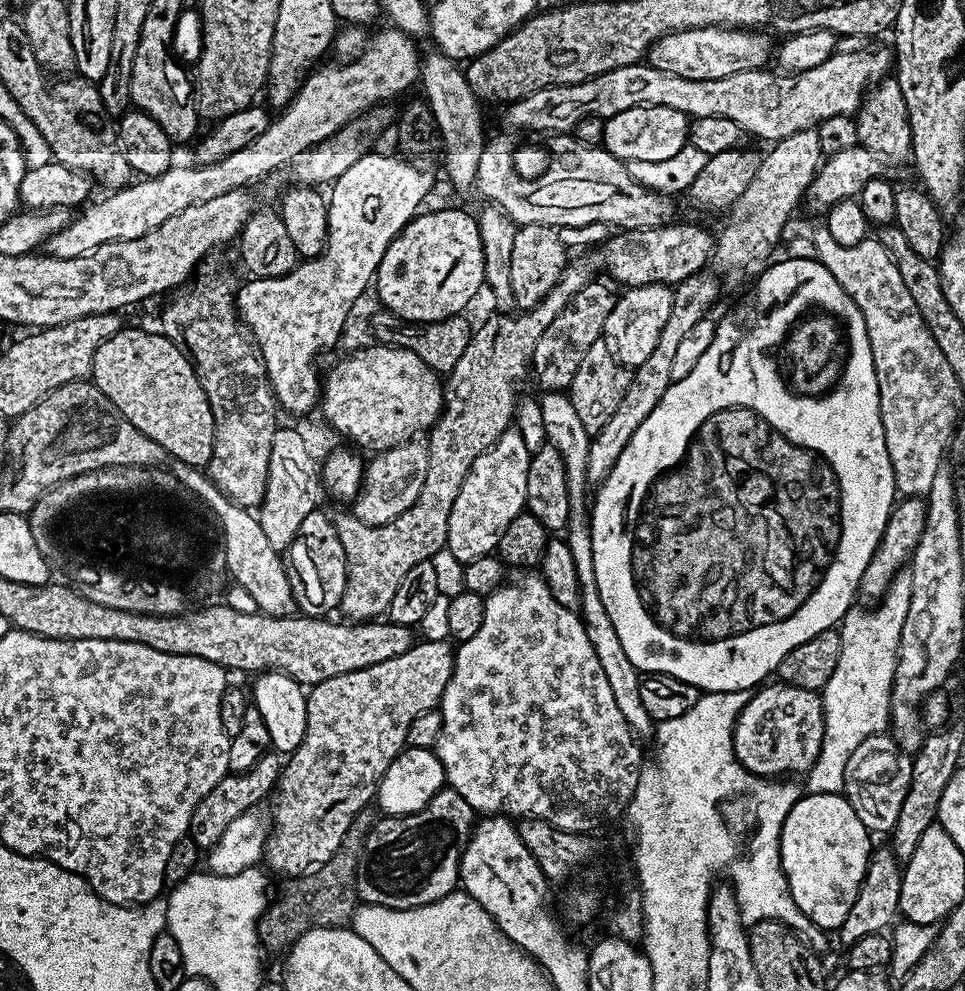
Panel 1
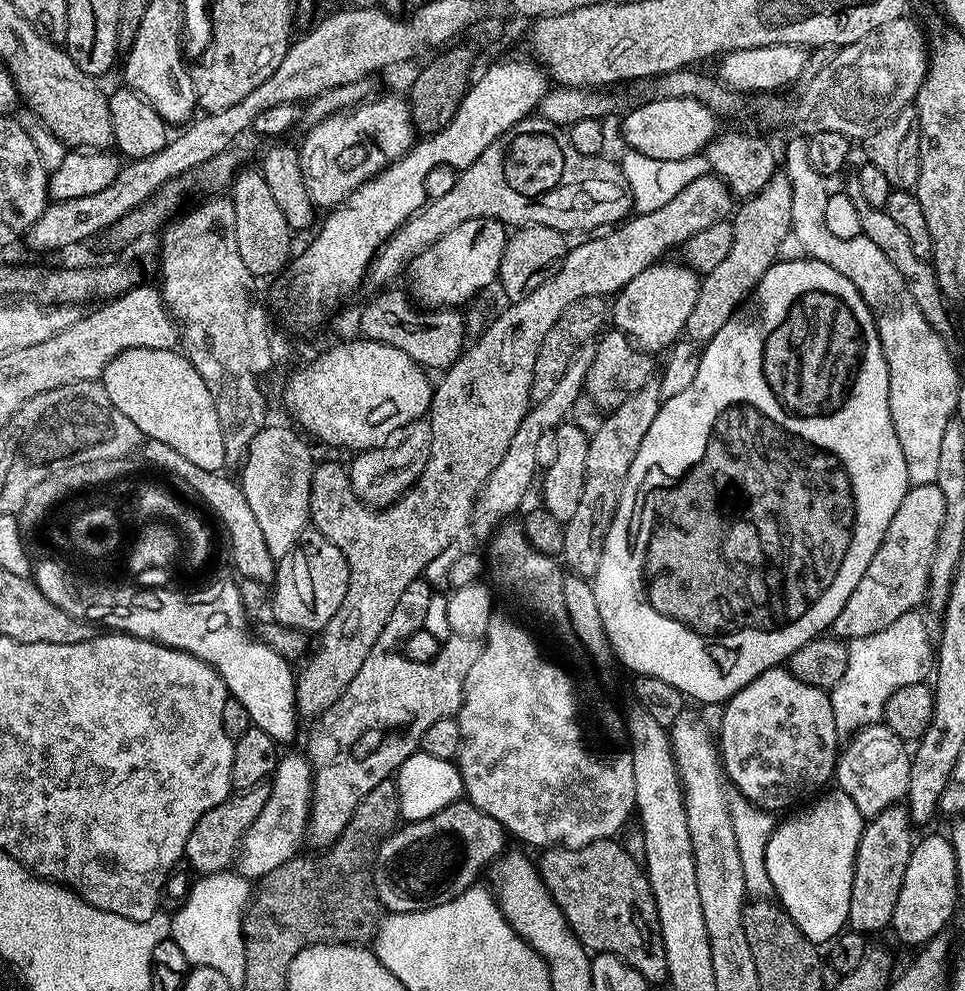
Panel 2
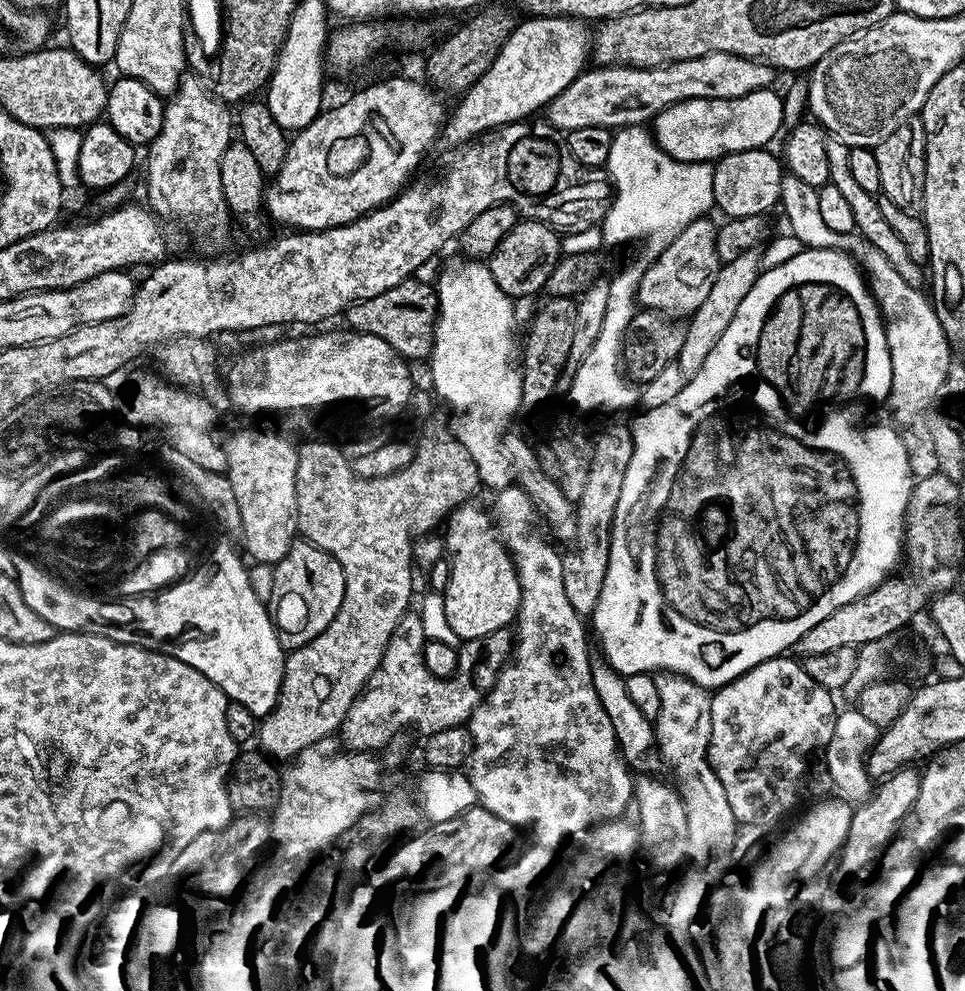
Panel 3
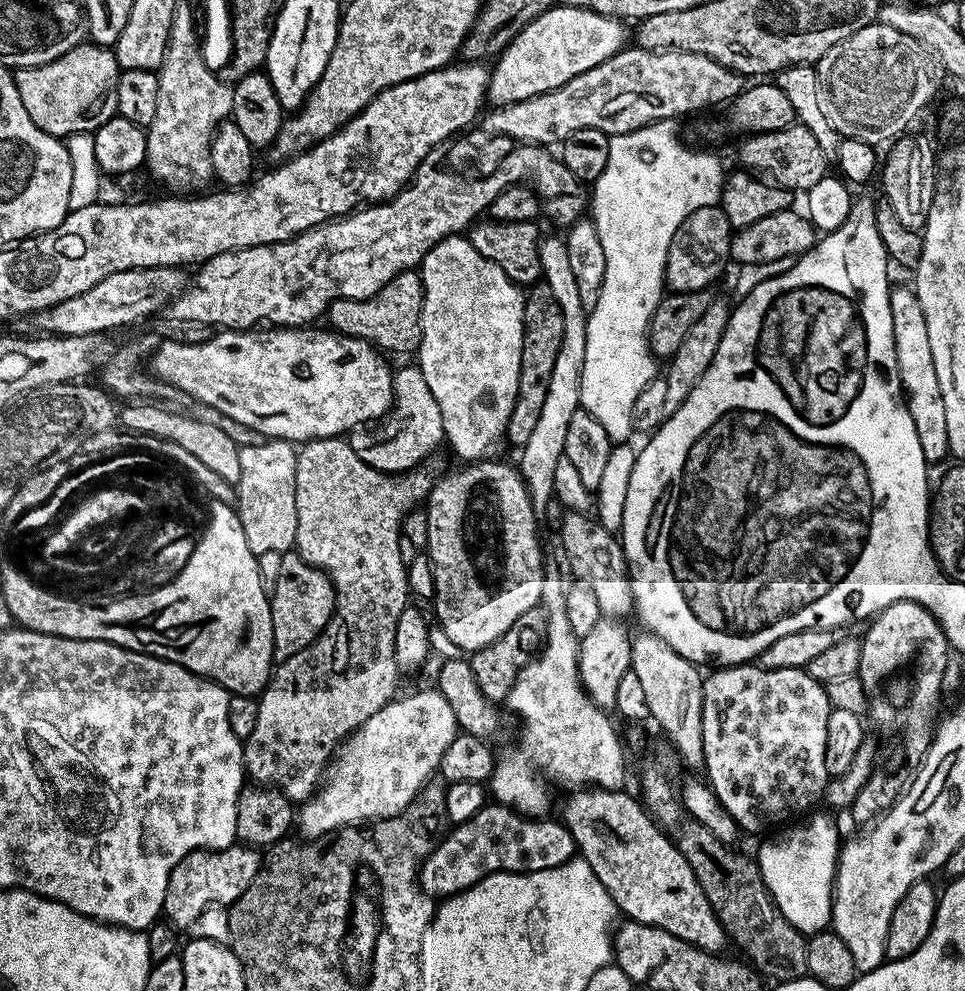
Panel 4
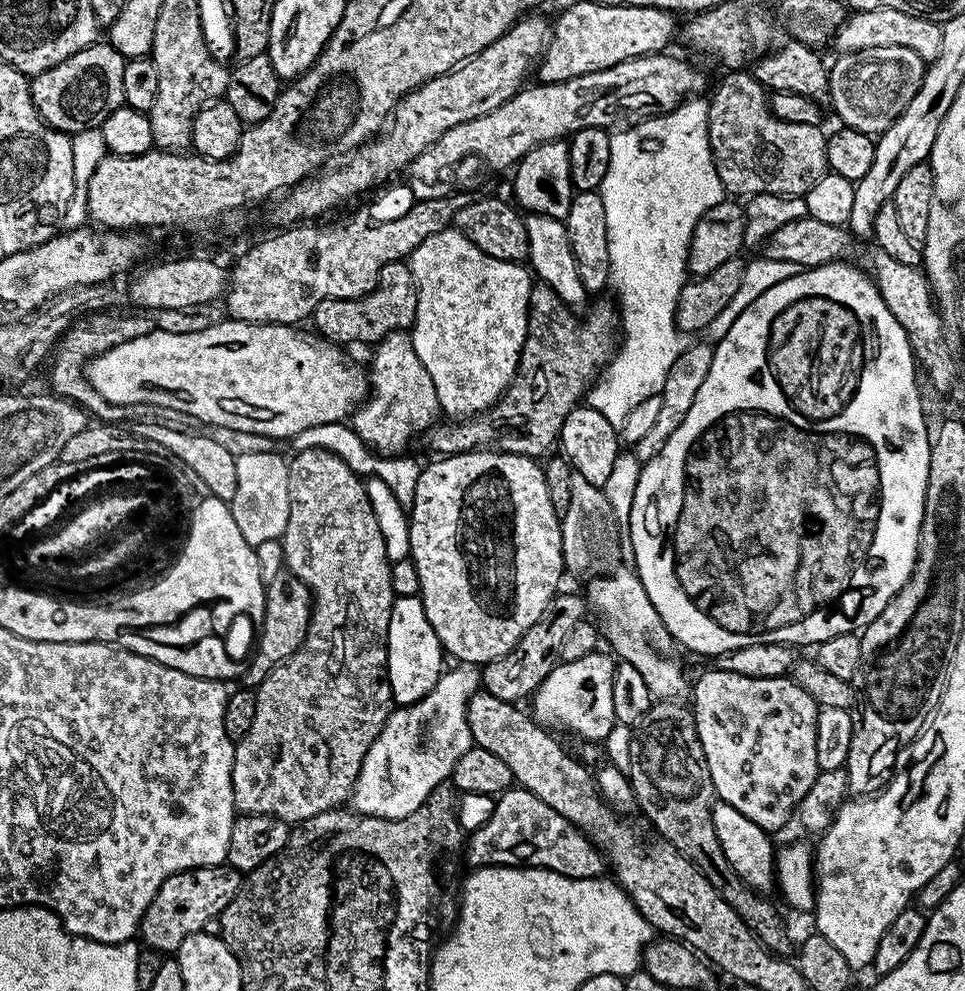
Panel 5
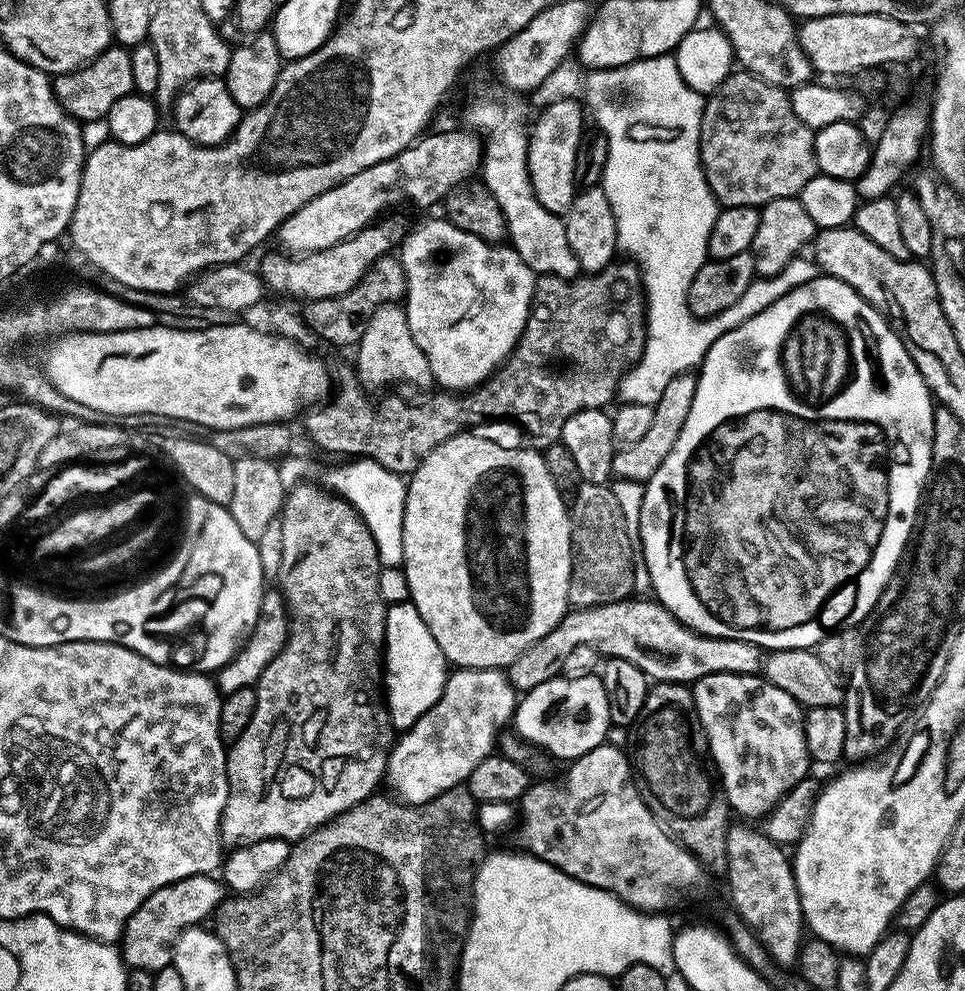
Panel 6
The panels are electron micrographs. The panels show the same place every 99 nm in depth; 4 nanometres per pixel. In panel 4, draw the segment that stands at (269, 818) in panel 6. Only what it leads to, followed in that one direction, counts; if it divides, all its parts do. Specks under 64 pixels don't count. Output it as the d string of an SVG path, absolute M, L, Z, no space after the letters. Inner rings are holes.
M344 438L310 440L297 451L294 502L298 510L298 530L296 531L294 548L307 564L313 564L314 567L321 568L330 578L330 582L336 591L336 605L332 611L330 622L320 631L320 637L310 646L298 650L298 654L279 661L275 665L272 675L268 678L268 685L265 686L263 692L258 697L260 701L260 705L258 706L258 722L254 725L254 731L250 733L250 738L243 741L244 770L251 779L252 776L256 779L253 781L257 785L274 788L293 802L307 800L309 796L315 793L318 785L321 783L326 771L326 765L333 759L336 749L340 747L340 741L347 740L357 728L364 725L366 718L378 714L378 710L382 710L382 706L389 704L397 695L396 627L398 626L398 618L402 618L404 609L409 607L410 604L406 556L400 553L400 544L402 545L401 524L408 512L415 509L421 502L427 501L436 481L447 471L448 466L446 466L445 460L440 455L441 453L438 452L433 453L428 458L422 460L415 468L405 471L403 474L389 474L387 471L374 469L366 462L360 461L358 454L351 448L349 441Z

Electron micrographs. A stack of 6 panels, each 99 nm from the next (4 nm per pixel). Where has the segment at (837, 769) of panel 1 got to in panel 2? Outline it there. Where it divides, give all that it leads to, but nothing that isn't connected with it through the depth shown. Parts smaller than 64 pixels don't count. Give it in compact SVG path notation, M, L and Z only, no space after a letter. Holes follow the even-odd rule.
M919 611L904 612L878 634L847 641L848 665L838 686L830 690L837 733L855 734L861 728L870 728L884 718L886 698L902 686L927 681L934 672L934 640L928 637L928 628Z

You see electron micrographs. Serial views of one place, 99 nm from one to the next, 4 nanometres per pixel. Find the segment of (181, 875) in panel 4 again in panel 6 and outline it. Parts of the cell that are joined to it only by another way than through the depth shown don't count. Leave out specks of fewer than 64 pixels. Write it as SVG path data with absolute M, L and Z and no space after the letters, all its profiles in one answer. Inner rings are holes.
M215 875L207 876L191 876L190 878L182 878L173 884L162 886L158 890L154 890L154 894L150 894L150 898L146 898L146 902L142 902L142 906L138 906L138 910L134 910L134 914L130 914L130 918L124 927L124 935L122 937L122 955L124 963L129 969L137 968L138 970L146 970L153 974L169 967L174 954L174 946L176 940L188 928L194 928L205 923L204 919L211 917L216 909L224 903L226 899L226 888L223 883Z

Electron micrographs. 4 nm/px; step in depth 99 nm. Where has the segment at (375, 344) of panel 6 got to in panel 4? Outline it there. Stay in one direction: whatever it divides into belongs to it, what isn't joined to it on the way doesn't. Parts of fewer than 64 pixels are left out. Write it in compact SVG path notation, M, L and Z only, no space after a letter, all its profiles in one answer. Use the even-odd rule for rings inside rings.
M417 365L404 366L393 373L392 393L390 413L379 421L360 424L359 427L353 428L348 434L348 441L354 452L358 454L359 460L366 462L372 468L387 472L405 472L415 468L422 460L435 453L437 445L443 443L442 414L438 402L434 399L434 394L430 393L426 378L423 377Z

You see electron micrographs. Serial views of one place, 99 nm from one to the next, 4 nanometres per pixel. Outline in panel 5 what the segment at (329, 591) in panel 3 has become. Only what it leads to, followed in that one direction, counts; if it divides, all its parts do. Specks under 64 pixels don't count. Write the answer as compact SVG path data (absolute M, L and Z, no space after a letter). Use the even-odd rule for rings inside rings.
M282 571L264 590L264 618L259 625L260 637L256 640L256 653L242 672L243 687L255 690L260 683L286 658L302 646L312 617L312 591L290 571Z

